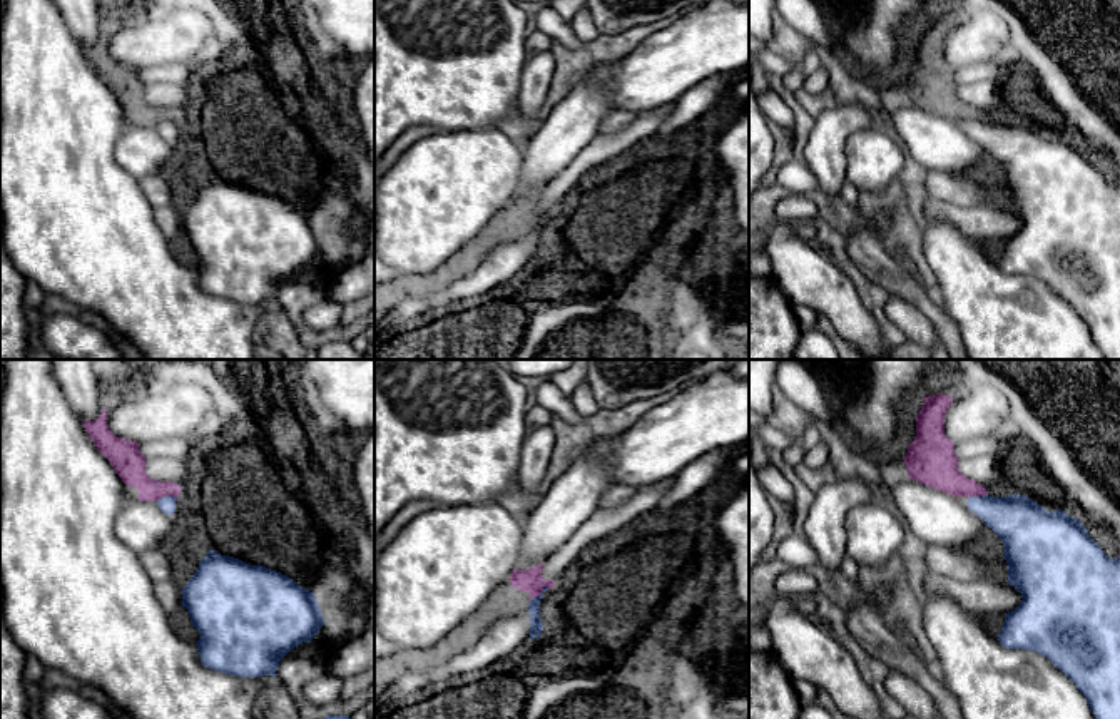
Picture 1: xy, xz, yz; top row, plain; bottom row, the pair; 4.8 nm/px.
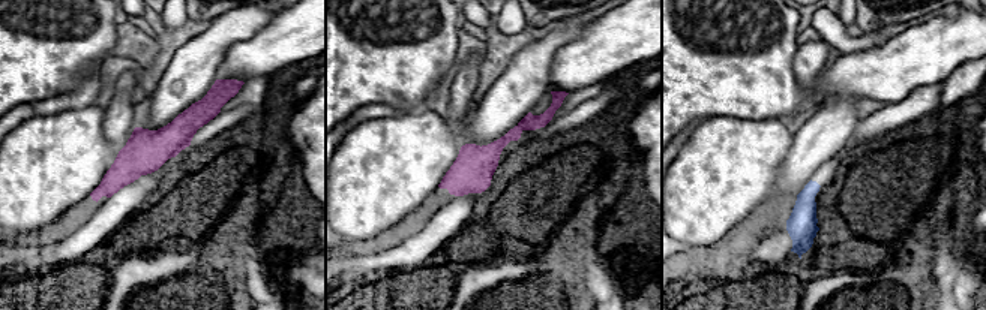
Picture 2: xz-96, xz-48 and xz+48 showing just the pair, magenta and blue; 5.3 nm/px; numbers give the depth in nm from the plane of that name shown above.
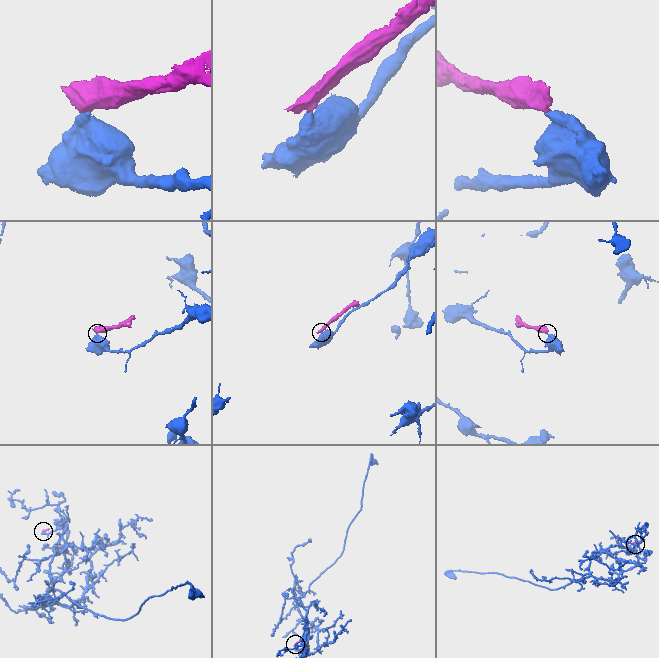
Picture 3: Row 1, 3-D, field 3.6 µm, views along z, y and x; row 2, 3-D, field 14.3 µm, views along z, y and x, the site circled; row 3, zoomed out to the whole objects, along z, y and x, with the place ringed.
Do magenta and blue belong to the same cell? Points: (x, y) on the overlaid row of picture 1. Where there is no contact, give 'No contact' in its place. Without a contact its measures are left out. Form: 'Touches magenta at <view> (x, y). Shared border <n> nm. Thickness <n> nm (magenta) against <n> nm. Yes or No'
Touches magenta at xz (539, 594). Shared border 110 nm. Thickness 120 nm (magenta) against 60 nm. Yes

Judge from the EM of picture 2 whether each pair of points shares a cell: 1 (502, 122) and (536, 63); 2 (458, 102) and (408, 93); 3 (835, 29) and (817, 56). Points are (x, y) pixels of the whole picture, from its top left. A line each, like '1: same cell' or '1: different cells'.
1: same cell
2: different cells
3: different cells

